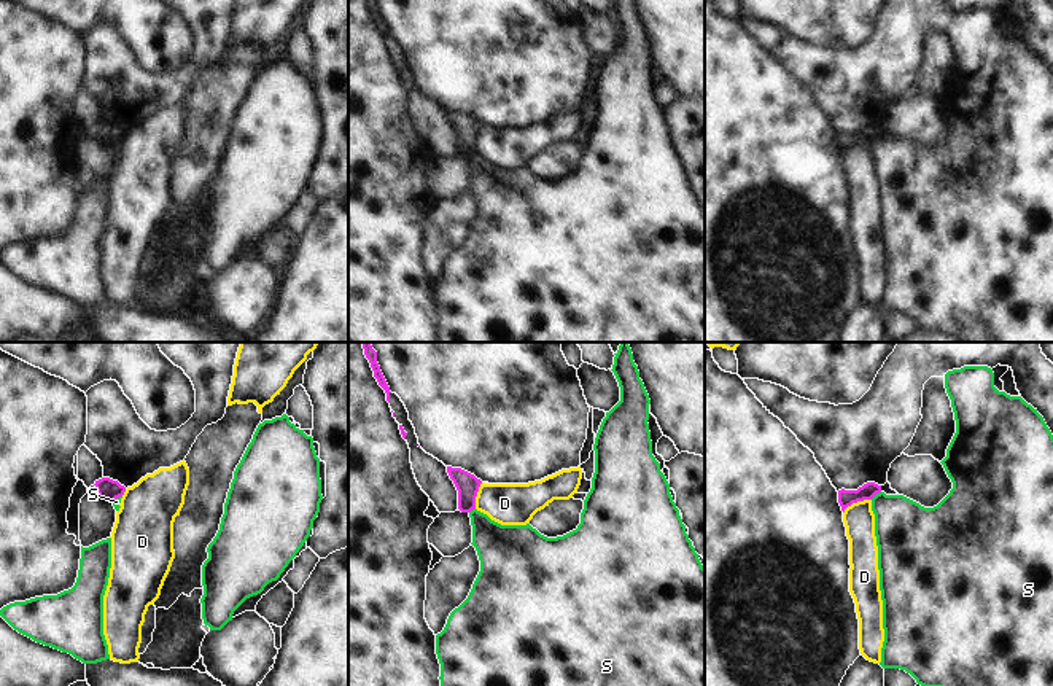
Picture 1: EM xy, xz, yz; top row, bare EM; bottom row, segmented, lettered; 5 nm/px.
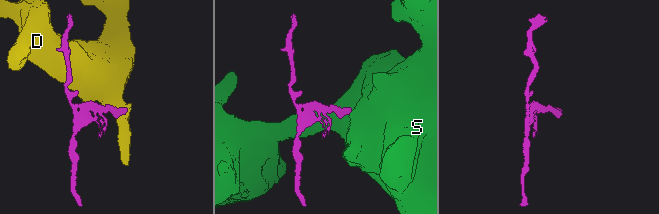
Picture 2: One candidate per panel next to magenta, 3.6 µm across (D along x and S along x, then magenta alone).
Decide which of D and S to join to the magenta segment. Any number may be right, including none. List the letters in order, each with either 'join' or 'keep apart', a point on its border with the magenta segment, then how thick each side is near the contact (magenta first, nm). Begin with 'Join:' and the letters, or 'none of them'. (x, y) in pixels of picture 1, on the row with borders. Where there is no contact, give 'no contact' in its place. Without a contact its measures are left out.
Join: none of them
D: keep apart; contact yz (856, 502); calibres 80 and 160 nm
S: keep apart; contact yz (875, 494); calibres 80 and 300 nm

